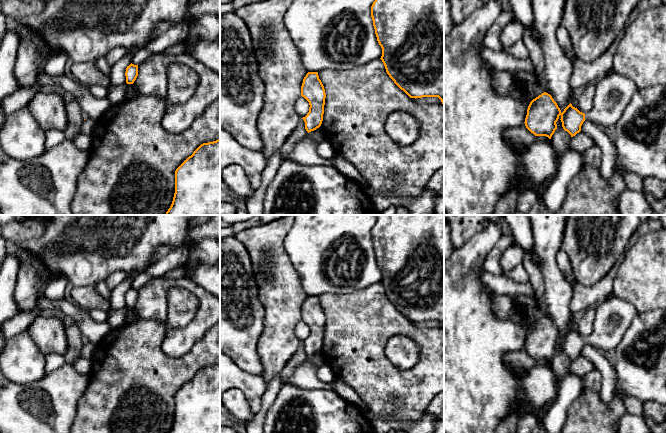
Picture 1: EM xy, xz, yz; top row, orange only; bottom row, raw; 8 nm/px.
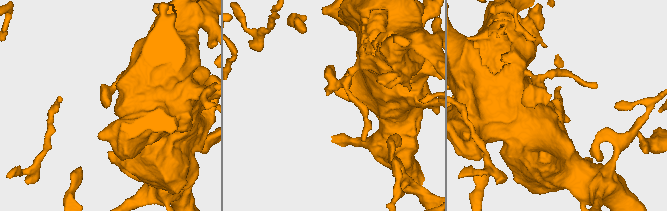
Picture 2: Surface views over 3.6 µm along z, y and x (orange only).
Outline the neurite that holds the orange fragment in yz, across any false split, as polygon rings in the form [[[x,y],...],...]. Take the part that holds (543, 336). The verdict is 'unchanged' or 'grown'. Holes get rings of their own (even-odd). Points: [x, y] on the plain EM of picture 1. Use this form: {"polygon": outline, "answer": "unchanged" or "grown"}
{"polygon": [[[614,296],[601,301],[595,307],[593,329],[587,337],[580,336],[571,327],[562,336],[552,320],[544,316],[530,326],[524,346],[526,352],[535,360],[551,363],[559,343],[563,353],[571,361],[581,355],[586,343],[604,351],[615,351],[625,328],[638,312],[630,302]]], "answer": "grown"}

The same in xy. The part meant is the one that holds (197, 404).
{"polygon": [[[220,363],[201,368],[175,395],[175,417],[169,433],[220,433]]], "answer": "unchanged"}

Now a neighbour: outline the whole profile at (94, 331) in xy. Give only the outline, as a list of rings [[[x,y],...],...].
[[[41,294],[37,300],[37,312],[44,310],[54,310],[56,313],[65,314],[77,325],[82,335],[94,344],[100,343],[112,330],[108,323],[93,320],[89,312],[80,308],[69,297],[61,300],[50,300]]]

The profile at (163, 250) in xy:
[[[161,245],[161,246],[159,246],[156,249],[154,255],[151,257],[151,259],[148,263],[149,266],[156,264],[159,260],[161,260],[163,257],[165,257],[173,249],[175,249],[175,247],[173,247],[171,245]]]

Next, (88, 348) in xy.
[[[91,342],[85,343],[81,350],[81,356],[91,360],[95,348],[96,348],[96,344]]]

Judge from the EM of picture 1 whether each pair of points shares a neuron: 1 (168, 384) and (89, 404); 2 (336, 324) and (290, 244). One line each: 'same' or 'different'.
1: same
2: different

